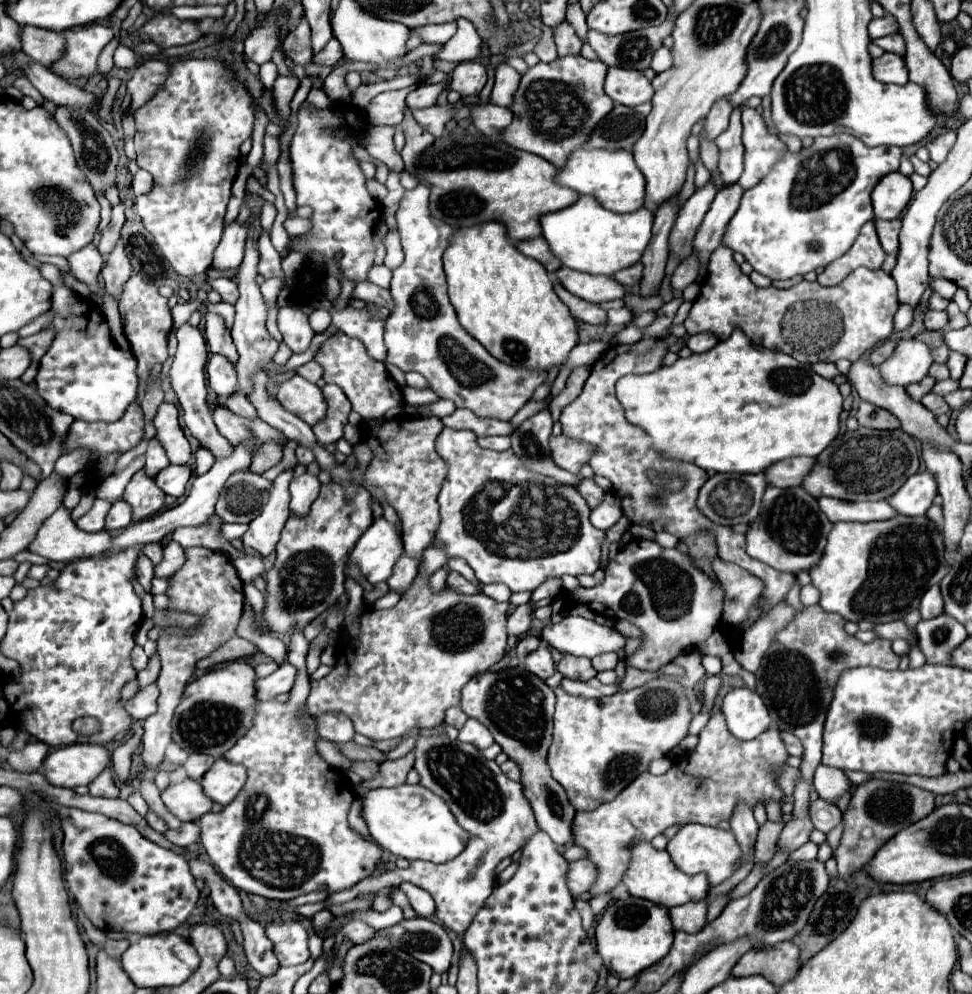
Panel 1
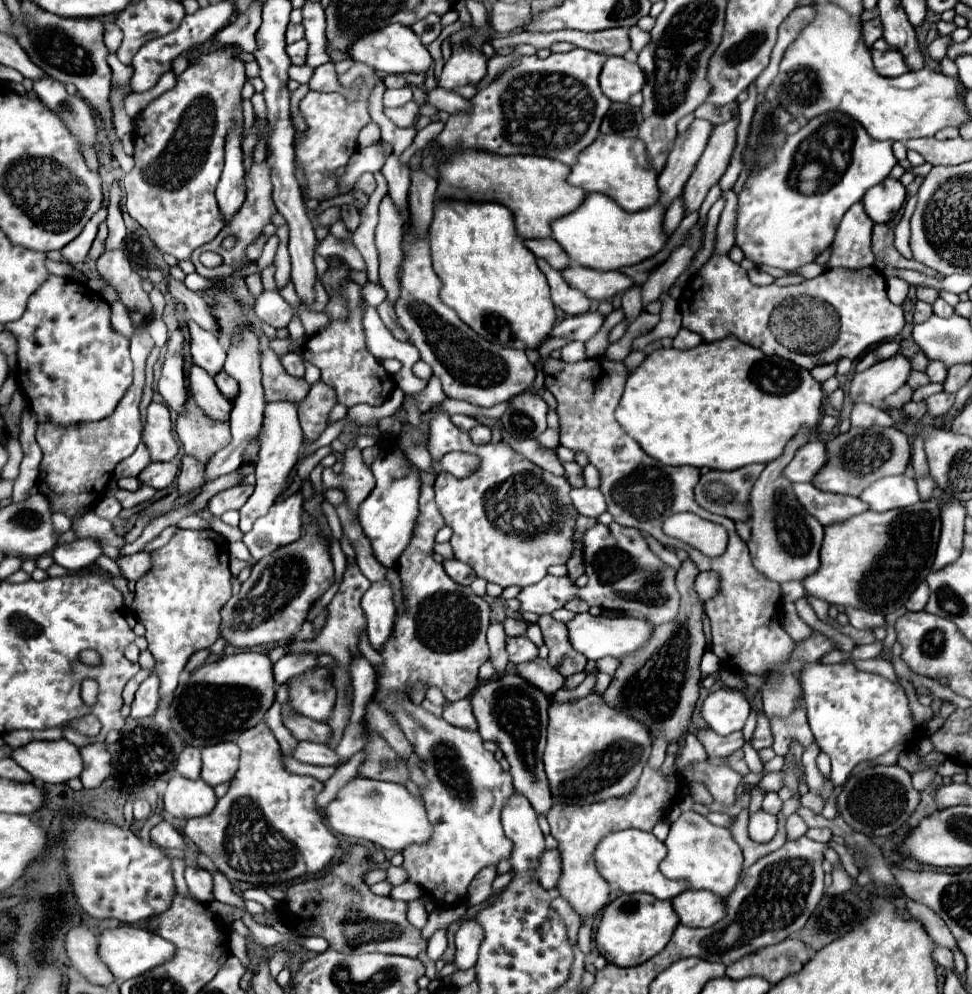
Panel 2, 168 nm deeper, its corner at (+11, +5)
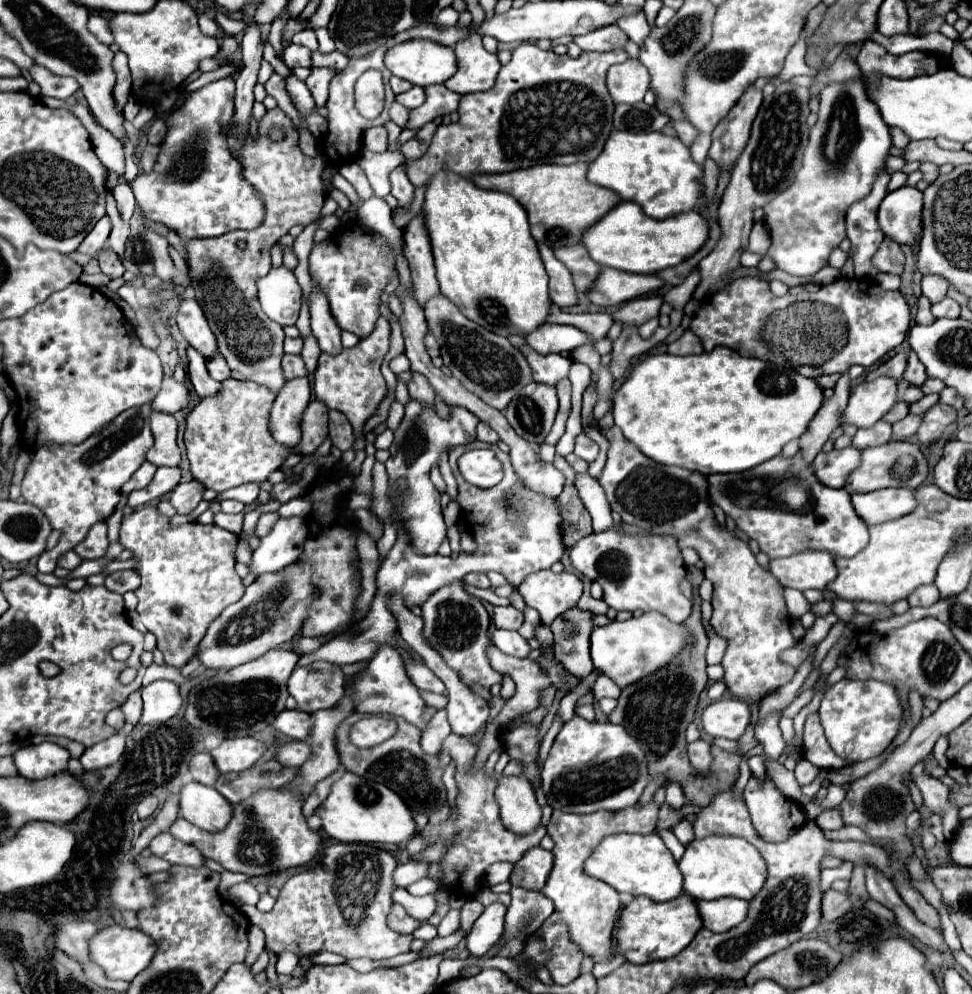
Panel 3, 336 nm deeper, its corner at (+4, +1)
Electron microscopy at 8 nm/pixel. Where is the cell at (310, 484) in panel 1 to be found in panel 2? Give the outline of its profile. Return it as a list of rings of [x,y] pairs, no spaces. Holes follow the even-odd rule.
[[[301,491],[287,495],[285,499],[271,505],[269,513],[253,523],[253,529],[245,533],[243,543],[249,553],[259,561],[275,549],[289,545],[301,537],[301,513],[303,495]]]

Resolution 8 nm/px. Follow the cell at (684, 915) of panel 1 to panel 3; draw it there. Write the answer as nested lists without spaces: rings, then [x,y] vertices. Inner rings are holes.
[[[736,897],[698,901],[698,911],[706,929],[714,933],[724,933],[740,925],[740,921],[748,917],[748,901],[736,899]]]

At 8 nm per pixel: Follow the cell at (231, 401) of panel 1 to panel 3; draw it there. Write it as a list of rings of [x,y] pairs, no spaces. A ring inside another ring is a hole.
[[[214,353],[212,357],[208,357],[208,359],[206,359],[206,367],[208,367],[210,377],[214,377],[216,381],[224,381],[224,379],[230,377],[228,365],[226,365],[224,357],[220,357],[220,353]]]

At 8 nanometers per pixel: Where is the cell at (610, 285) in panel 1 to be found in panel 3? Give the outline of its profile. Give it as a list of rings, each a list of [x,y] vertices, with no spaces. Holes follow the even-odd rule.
[[[604,269],[596,279],[588,301],[600,307],[616,307],[640,295],[656,293],[664,287],[664,281],[656,275],[636,275],[620,269]]]

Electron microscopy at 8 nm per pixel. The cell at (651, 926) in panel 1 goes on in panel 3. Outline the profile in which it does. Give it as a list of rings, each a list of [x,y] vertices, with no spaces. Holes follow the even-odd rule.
[[[680,895],[666,903],[656,903],[648,897],[634,897],[634,901],[624,907],[620,915],[620,925],[616,929],[618,949],[632,963],[648,963],[656,959],[670,959],[690,945],[694,935],[702,929],[700,913],[696,909],[696,899]]]

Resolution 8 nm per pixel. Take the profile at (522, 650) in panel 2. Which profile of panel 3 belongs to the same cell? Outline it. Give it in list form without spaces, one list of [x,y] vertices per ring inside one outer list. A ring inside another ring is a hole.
[[[496,629],[492,633],[492,643],[506,655],[512,657],[526,657],[530,653],[530,645],[528,641],[516,633],[516,631],[508,631],[508,629]]]

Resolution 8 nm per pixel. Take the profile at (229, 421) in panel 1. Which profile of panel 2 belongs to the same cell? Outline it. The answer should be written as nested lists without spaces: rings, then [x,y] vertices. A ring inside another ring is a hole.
[[[193,365],[189,371],[189,391],[201,411],[215,421],[229,421],[231,401],[221,397],[215,381],[201,367]]]

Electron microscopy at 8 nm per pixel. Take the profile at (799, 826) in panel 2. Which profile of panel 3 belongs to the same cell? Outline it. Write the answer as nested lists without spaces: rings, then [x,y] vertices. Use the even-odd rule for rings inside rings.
[[[830,809],[830,811],[822,811],[816,819],[816,825],[826,831],[826,829],[840,829],[844,825],[842,821],[842,815],[838,809]]]

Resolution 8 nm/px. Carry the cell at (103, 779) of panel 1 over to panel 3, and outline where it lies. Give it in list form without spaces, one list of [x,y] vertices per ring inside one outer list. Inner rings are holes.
[[[114,733],[112,737],[100,741],[98,745],[88,747],[82,757],[80,763],[86,771],[96,771],[100,767],[108,767],[112,763],[116,763],[120,759],[124,751],[124,735],[122,733]]]

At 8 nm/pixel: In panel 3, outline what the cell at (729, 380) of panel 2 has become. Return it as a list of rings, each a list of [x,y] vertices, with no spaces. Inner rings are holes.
[[[716,347],[710,353],[686,357],[670,353],[648,355],[634,365],[632,373],[614,393],[612,415],[624,437],[652,461],[710,475],[740,473],[780,455],[786,443],[798,439],[808,429],[822,401],[822,389],[814,379],[802,377],[788,367],[740,357],[728,347]]]

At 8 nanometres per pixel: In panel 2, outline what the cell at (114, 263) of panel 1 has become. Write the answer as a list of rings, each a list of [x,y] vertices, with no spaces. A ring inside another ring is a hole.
[[[117,181],[111,185],[109,195],[111,195],[111,205],[107,209],[109,211],[109,215],[107,215],[109,235],[107,235],[107,241],[105,241],[105,253],[113,251],[113,249],[119,249],[121,243],[123,243],[123,237],[125,237],[125,223],[123,223],[123,217],[121,217],[121,211],[119,211],[121,187],[119,187]]]

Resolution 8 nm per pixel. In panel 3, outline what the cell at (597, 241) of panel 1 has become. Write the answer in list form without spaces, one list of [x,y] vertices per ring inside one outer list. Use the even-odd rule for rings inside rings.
[[[634,201],[618,203],[608,215],[604,215],[582,235],[582,243],[596,263],[628,273],[658,273],[660,269],[680,265],[680,261],[690,259],[706,243],[706,239],[708,221],[698,211],[658,221],[648,217]]]

